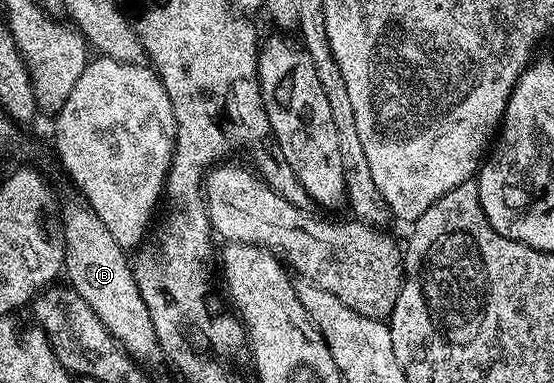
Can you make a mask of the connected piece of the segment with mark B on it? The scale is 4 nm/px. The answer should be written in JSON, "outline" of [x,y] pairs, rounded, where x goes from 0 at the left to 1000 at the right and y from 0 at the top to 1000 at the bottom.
{"outline":[[[155,527],[128,530],[112,543],[114,627],[117,629],[117,671],[114,708],[125,736],[126,757],[137,760],[175,817],[175,828],[220,906],[245,943],[258,937],[287,937],[291,914],[283,869],[276,859],[276,828],[269,828],[269,802],[262,796],[262,775],[247,755],[247,734],[240,723],[236,676],[231,658],[190,598],[182,567],[168,556]]]}

